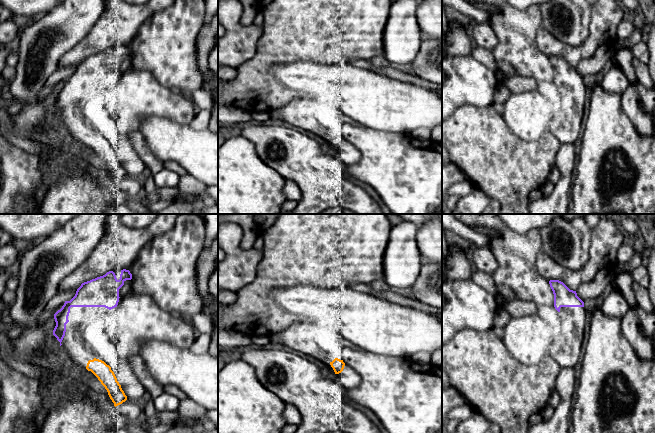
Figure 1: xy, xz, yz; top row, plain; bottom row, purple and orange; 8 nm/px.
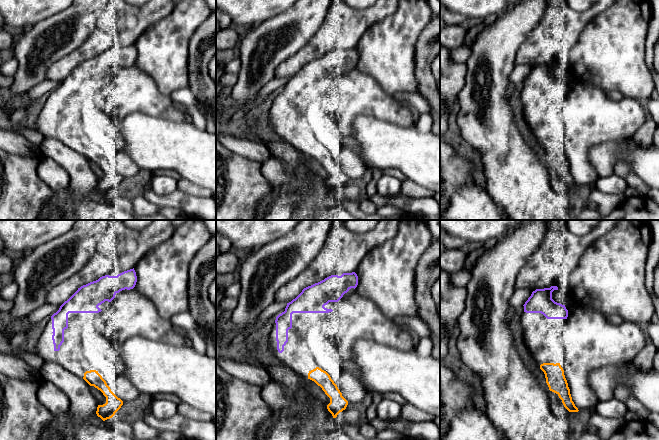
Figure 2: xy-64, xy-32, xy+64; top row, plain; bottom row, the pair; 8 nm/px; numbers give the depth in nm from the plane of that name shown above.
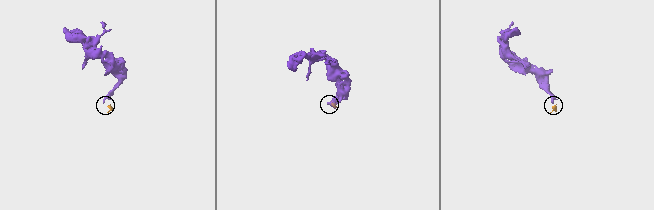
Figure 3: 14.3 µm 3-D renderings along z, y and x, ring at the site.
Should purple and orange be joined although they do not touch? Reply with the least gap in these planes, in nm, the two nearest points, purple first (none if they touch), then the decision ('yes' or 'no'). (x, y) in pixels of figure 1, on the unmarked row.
260 nm | xy (61, 120), (88, 137) | yes

